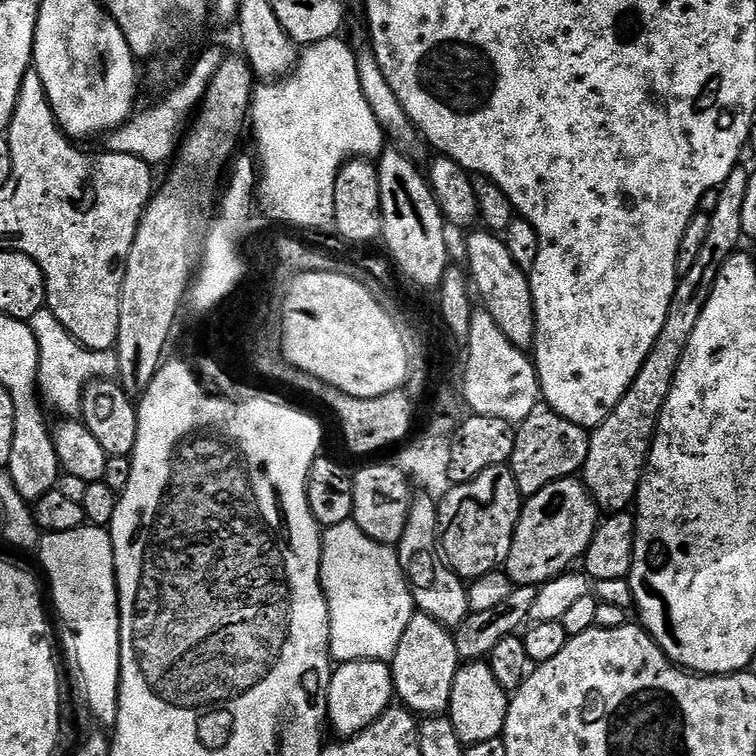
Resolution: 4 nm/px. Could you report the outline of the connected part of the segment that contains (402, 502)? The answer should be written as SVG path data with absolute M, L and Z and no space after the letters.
M376 462L365 463L368 465L366 465L360 473L357 471L352 477L352 485L354 486L354 510L352 511L352 519L356 521L357 526L359 526L366 535L370 538L374 538L374 542L396 546L400 543L402 532L406 530L406 520L410 514L410 506L412 505L414 495L414 484L409 475L395 463L372 463Z

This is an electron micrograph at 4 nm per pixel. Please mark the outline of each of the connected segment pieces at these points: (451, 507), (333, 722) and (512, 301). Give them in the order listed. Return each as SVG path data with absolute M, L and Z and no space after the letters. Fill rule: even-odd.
M494 465L482 470L472 481L452 486L438 507L438 543L453 572L473 582L497 571L507 561L512 545L510 530L516 527L522 507L518 482L511 467Z
M382 660L346 662L333 671L328 687L327 723L337 732L337 737L356 736L366 730L387 708L393 707L394 689L392 670Z
M476 230L467 237L466 260L466 271L482 308L494 318L510 343L519 349L531 349L536 338L536 311L532 287L528 285L529 273L522 271L514 262L505 241L488 230Z

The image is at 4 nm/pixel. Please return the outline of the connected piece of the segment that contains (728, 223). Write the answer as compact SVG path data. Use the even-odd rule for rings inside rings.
M737 166L719 189L715 197L716 209L708 220L704 245L701 246L692 269L688 273L685 271L676 285L672 309L666 318L666 326L662 326L662 334L658 334L658 342L654 342L638 378L634 378L622 402L618 402L616 409L597 428L591 429L586 462L582 469L582 483L596 501L597 509L605 513L623 512L635 501L640 481L644 479L644 470L648 467L648 452L652 448L652 437L656 435L656 424L660 421L662 406L670 394L670 386L676 377L680 360L694 334L694 326L710 298L710 290L714 290L714 282L722 266L741 247L742 204L746 197L749 175L749 169Z

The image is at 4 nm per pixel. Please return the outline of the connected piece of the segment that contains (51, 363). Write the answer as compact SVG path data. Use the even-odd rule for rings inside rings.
M42 307L38 314L31 318L31 326L34 330L34 338L38 338L38 354L40 355L40 382L39 391L43 397L53 404L61 417L76 418L81 415L83 406L83 394L88 384L96 380L112 380L118 373L118 358L115 351L99 352L90 350L79 344L73 336L54 318L54 314Z

